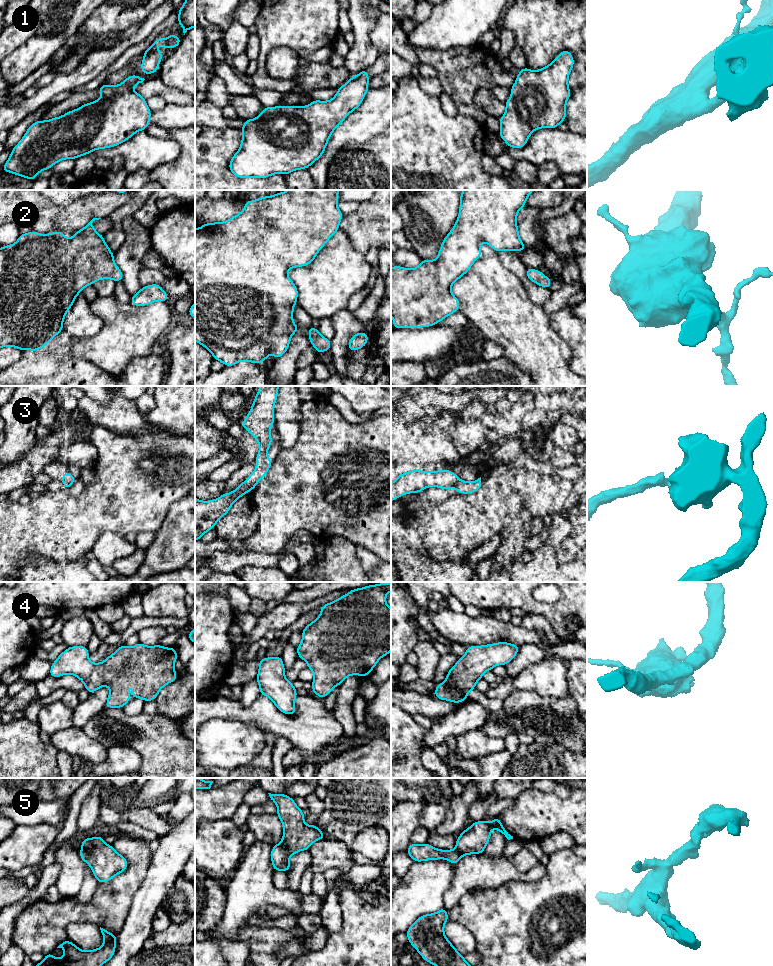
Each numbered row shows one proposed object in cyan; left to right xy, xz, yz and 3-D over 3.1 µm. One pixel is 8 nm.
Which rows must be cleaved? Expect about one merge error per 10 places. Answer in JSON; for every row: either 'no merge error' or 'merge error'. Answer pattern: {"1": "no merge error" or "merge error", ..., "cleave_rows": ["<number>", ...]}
{"1": "no merge error", "2": "no merge error", "3": "merge error", "4": "no merge error", "5": "no merge error", "cleave_rows": ["3"]}

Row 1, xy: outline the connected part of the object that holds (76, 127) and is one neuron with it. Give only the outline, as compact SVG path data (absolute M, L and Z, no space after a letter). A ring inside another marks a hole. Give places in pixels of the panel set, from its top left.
M130 75L115 86L104 83L98 88L102 96L100 99L84 104L60 117L34 122L12 149L9 159L3 165L3 172L33 181L41 171L50 169L61 160L75 160L94 150L115 147L130 139L136 132L146 130L152 112L146 104L146 99L131 90L144 80L137 75Z

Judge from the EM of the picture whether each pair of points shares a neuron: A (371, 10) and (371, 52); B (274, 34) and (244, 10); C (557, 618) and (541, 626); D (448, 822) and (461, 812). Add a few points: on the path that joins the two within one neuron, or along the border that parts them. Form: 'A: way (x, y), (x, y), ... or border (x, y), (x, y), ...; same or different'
A: way (364, 20), (364, 42); same
B: border (260, 10), (253, 23); different
C: border (527, 613), (542, 615), (549, 622), (557, 636); different
D: way (451, 822), (458, 815); same

